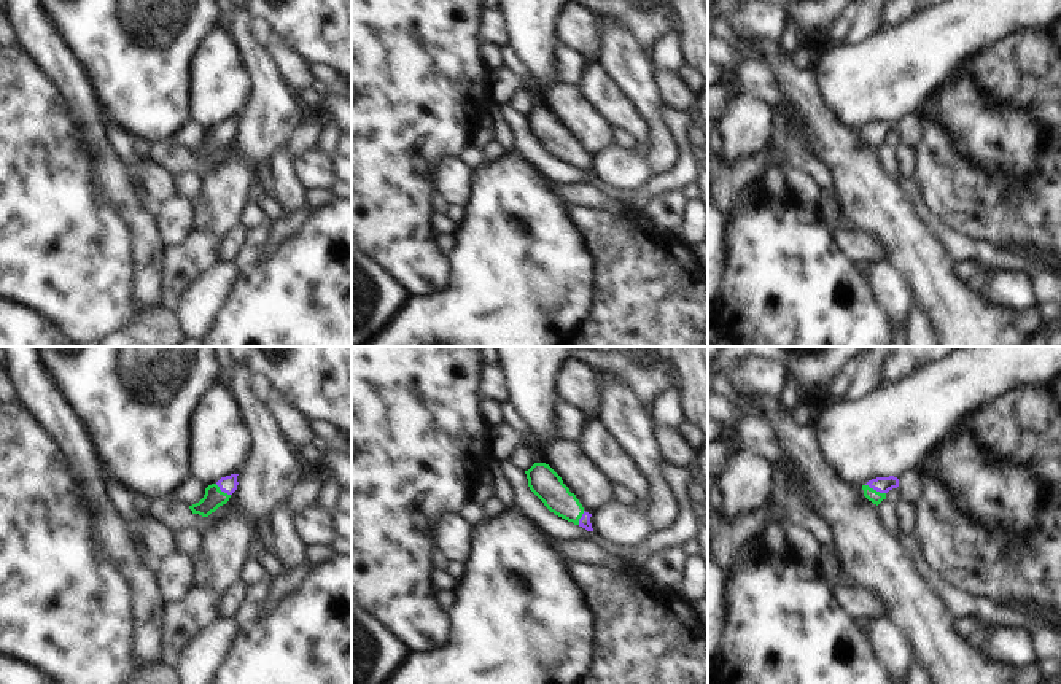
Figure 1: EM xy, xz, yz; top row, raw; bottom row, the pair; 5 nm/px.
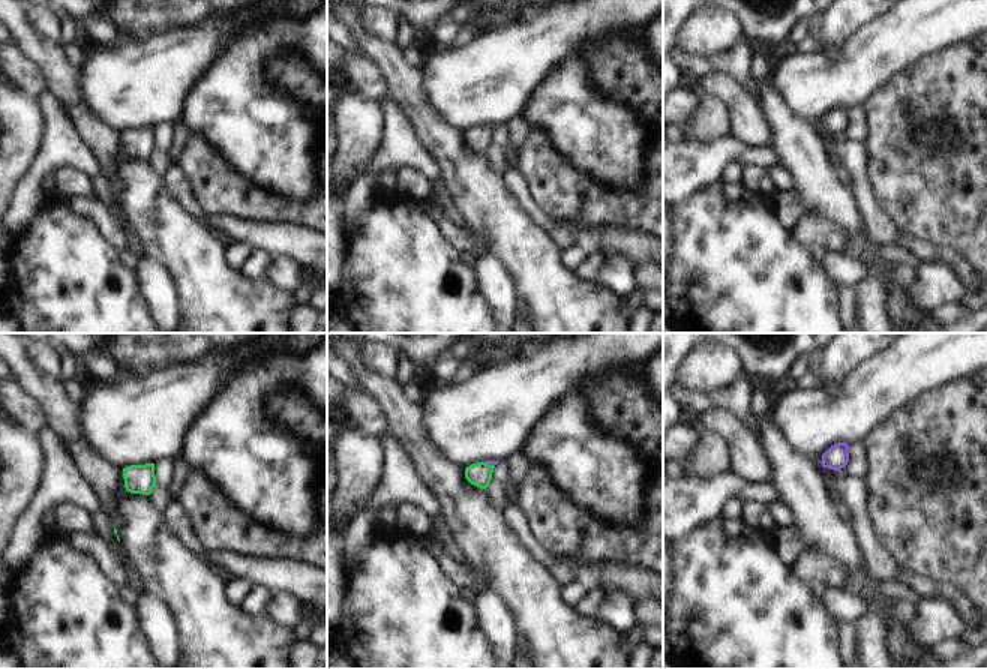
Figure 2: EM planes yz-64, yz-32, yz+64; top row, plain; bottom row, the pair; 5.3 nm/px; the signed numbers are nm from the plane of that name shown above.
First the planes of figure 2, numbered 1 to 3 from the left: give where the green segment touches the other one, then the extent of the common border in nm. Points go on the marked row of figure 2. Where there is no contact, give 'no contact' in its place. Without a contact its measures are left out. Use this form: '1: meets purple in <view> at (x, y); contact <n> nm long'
1: no contact
2: meets purple in yz-32 at (489, 464); contact 70 nm long
3: no contact

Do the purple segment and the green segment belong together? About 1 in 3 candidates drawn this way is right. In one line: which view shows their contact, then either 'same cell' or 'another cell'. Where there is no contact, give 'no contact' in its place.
meets purple in yz; same cell

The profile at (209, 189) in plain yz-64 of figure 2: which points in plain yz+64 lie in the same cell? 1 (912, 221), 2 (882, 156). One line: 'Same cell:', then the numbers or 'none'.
Same cell: 1, 2

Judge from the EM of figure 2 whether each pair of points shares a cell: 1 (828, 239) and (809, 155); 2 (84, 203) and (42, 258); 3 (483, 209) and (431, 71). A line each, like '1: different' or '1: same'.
1: different
2: different
3: different

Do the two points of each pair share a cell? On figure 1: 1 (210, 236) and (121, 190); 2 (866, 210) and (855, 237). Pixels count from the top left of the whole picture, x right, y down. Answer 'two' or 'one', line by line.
1: two
2: two

